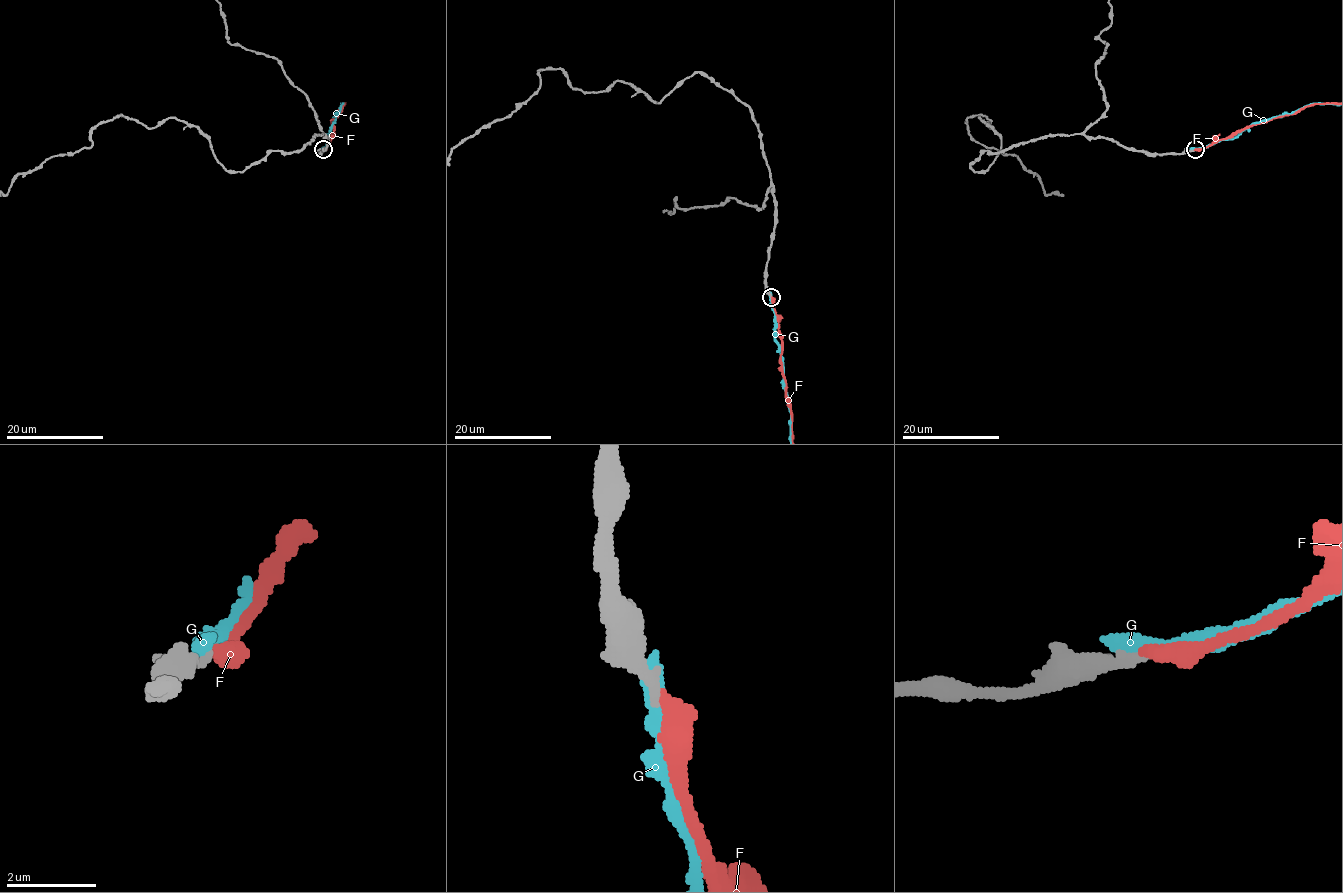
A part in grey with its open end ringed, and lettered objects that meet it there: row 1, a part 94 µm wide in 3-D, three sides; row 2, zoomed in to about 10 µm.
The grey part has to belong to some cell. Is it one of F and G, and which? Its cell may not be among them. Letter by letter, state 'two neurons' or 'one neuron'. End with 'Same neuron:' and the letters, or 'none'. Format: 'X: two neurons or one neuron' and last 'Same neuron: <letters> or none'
F: one neuron
G: two neurons
Same neuron: F

